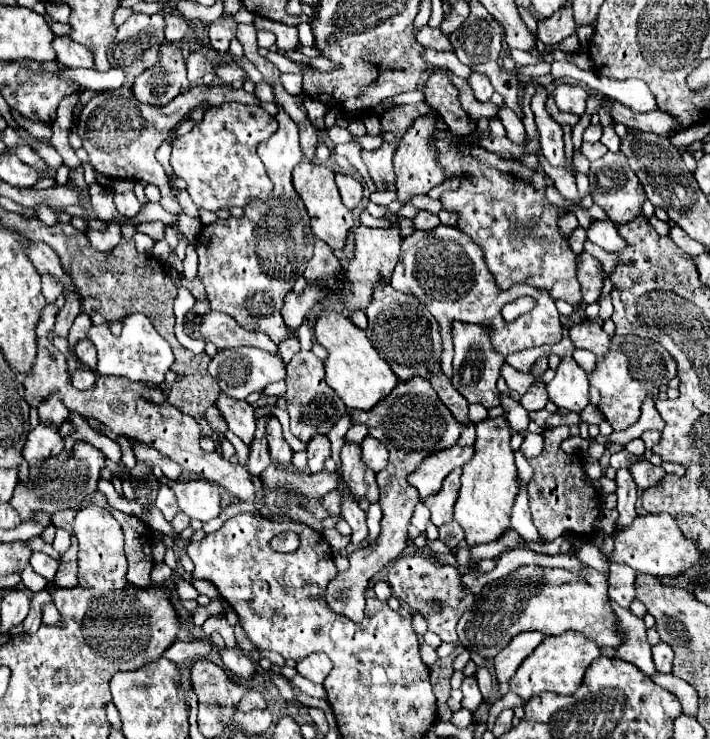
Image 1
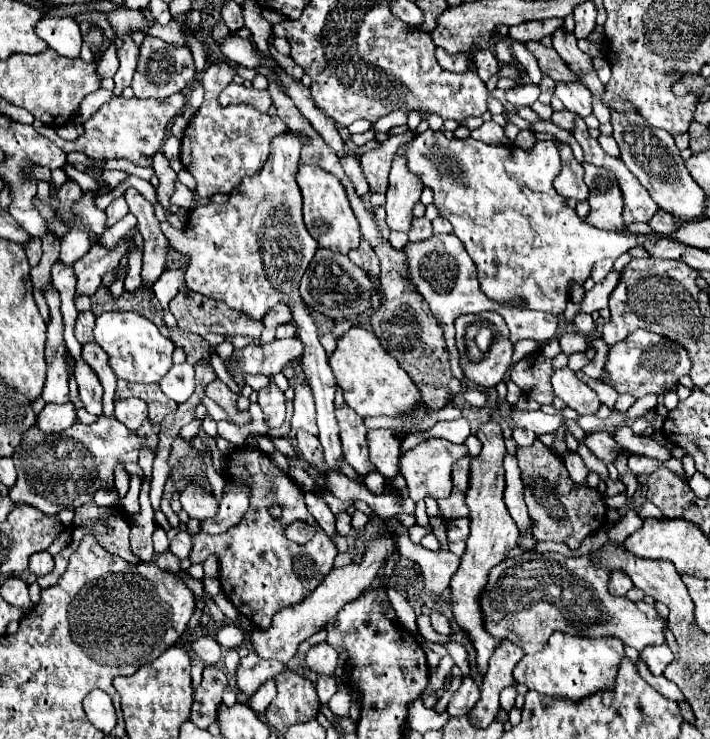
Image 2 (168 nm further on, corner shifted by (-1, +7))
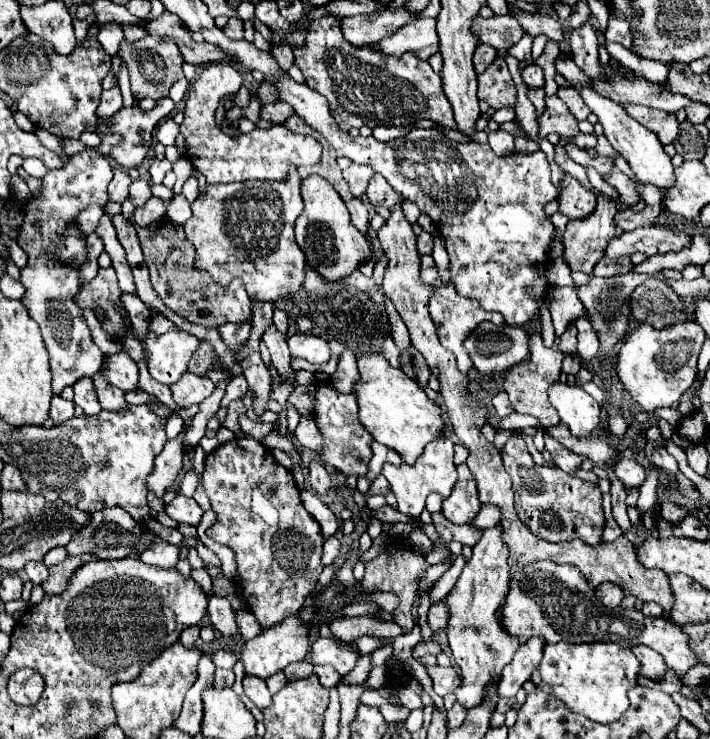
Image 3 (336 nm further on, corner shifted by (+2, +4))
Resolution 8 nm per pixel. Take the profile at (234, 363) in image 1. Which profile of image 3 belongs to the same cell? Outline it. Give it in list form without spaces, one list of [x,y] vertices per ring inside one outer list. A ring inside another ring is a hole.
[[[296,333],[292,337],[288,337],[288,347],[292,357],[304,357],[310,363],[326,363],[330,361],[330,347],[328,341],[316,335],[306,335],[306,333]]]

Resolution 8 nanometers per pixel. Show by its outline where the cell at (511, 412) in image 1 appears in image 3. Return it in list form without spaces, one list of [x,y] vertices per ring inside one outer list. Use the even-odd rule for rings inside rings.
[[[544,437],[546,439],[546,449],[552,453],[552,461],[554,465],[558,465],[562,471],[566,473],[576,473],[580,469],[580,465],[586,461],[586,457],[576,455],[566,451],[558,441],[554,441],[552,437]]]

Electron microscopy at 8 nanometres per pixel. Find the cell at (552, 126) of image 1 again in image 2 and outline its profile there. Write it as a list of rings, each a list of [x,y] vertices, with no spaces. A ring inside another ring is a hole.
[[[557,140],[557,150],[561,154],[561,174],[555,178],[555,190],[563,198],[585,200],[589,194],[587,184],[583,182],[583,166],[575,160],[571,146],[567,142]]]

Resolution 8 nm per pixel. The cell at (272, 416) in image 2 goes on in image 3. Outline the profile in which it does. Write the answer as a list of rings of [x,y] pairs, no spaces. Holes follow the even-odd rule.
[[[258,351],[250,353],[248,357],[244,357],[240,361],[240,367],[242,367],[242,373],[244,377],[248,379],[248,385],[254,389],[254,413],[264,413],[266,409],[266,403],[268,403],[268,393],[270,393],[270,387],[272,387],[272,377],[270,377],[270,371],[268,367],[264,365],[262,357]]]

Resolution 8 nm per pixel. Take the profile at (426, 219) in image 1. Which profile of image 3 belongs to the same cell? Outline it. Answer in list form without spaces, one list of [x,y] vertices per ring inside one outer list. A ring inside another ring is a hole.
[[[422,231],[418,235],[418,251],[420,251],[420,255],[430,255],[432,253],[432,243],[434,243],[434,237],[430,233]]]

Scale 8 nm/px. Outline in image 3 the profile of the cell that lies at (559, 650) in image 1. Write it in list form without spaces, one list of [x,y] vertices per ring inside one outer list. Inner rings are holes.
[[[554,643],[546,645],[540,667],[532,673],[532,681],[546,693],[562,699],[574,713],[598,723],[618,721],[628,707],[628,689],[638,685],[640,661],[626,647],[614,643]]]

